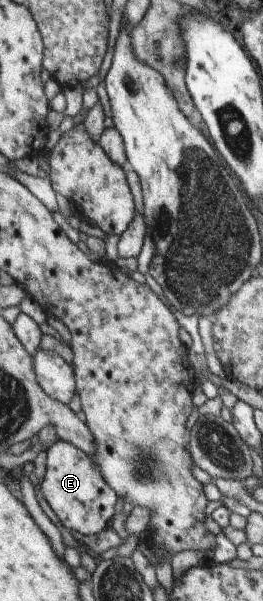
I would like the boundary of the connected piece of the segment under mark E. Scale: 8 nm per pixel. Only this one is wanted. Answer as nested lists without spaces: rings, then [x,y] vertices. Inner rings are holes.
[[[57,440],[46,450],[46,465],[40,483],[41,494],[65,529],[80,535],[96,535],[110,527],[116,495],[104,483],[98,467],[88,455],[70,443]]]

